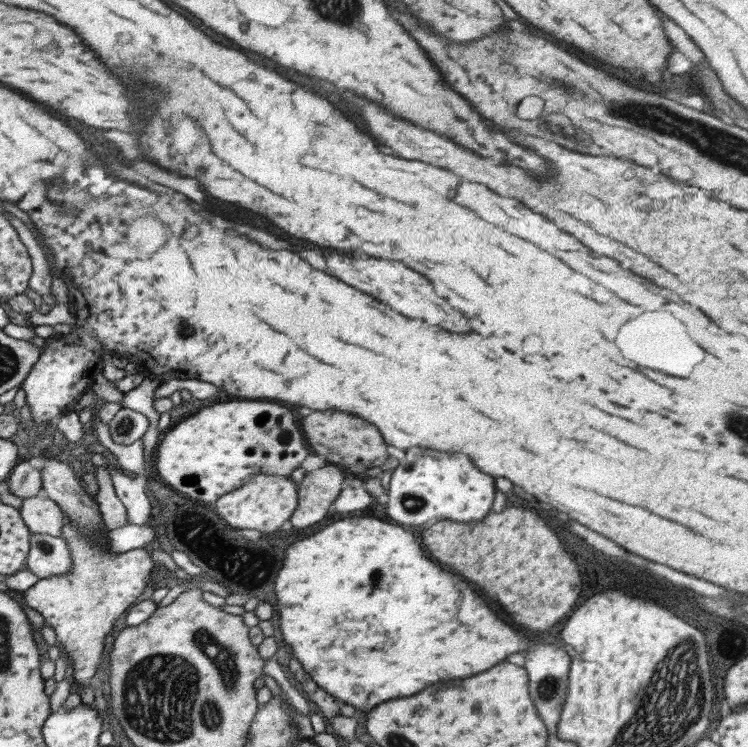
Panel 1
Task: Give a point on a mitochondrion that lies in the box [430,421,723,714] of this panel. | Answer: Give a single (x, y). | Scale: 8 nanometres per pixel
(548, 688)

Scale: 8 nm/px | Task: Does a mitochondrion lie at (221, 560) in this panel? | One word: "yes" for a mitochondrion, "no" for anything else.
yes

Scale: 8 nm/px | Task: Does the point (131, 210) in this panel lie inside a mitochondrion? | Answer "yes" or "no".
no

